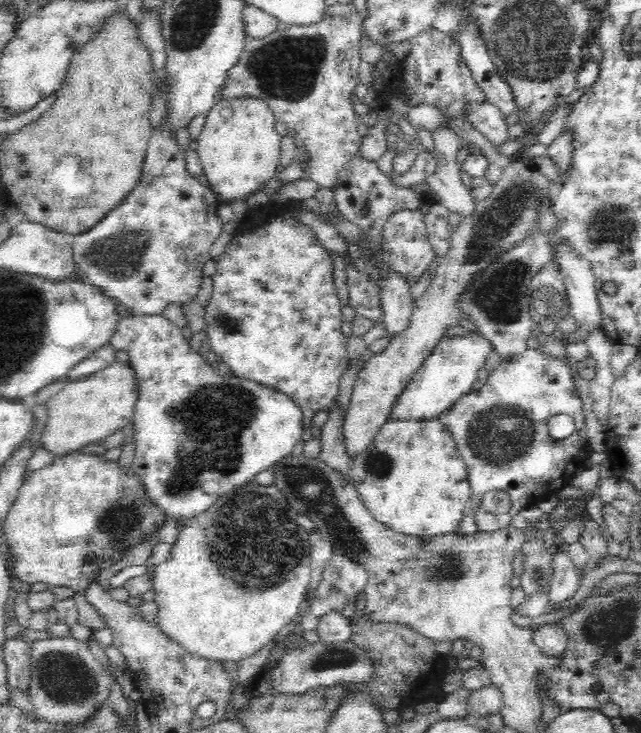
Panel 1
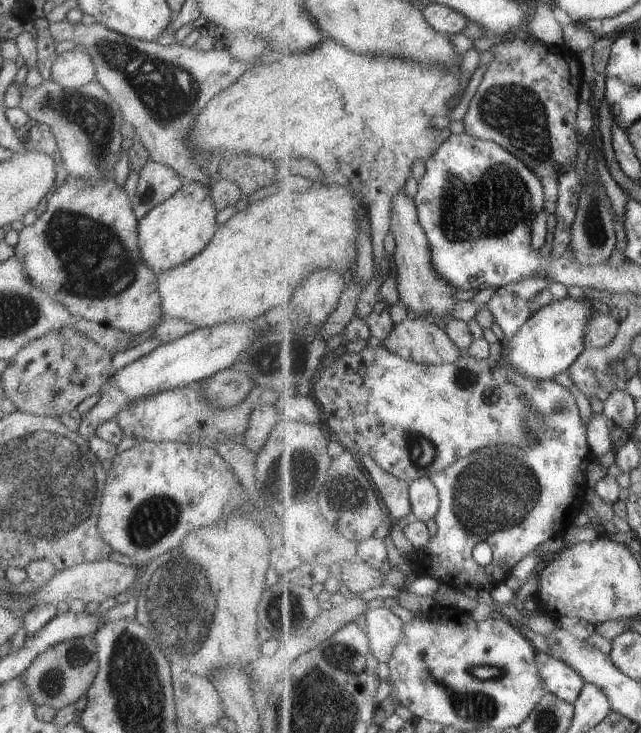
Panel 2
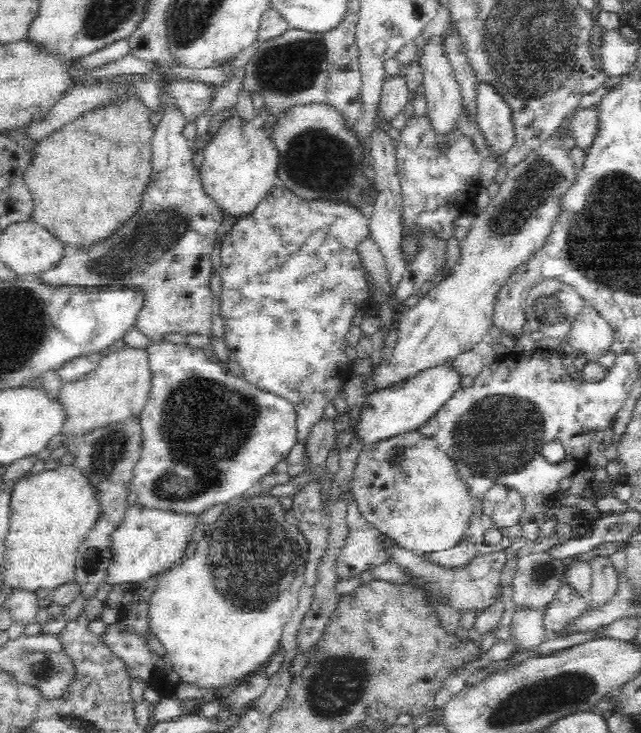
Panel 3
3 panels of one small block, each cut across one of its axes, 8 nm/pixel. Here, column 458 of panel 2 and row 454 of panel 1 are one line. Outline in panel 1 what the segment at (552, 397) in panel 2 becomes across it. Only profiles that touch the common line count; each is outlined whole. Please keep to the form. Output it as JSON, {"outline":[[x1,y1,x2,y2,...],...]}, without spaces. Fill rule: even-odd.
{"outline":[[526,350,512,361,502,361,488,374,482,388,466,393,438,416,452,433,459,455,466,462,472,489,469,506,477,530,493,531,508,526,512,516,556,495,588,464,592,450,587,445,583,412,570,362,540,350],[557,414,570,415,575,422,574,434,564,440,554,440,547,429,547,419],[489,490,508,493,509,507,502,516,490,516,481,508,479,500]]}

